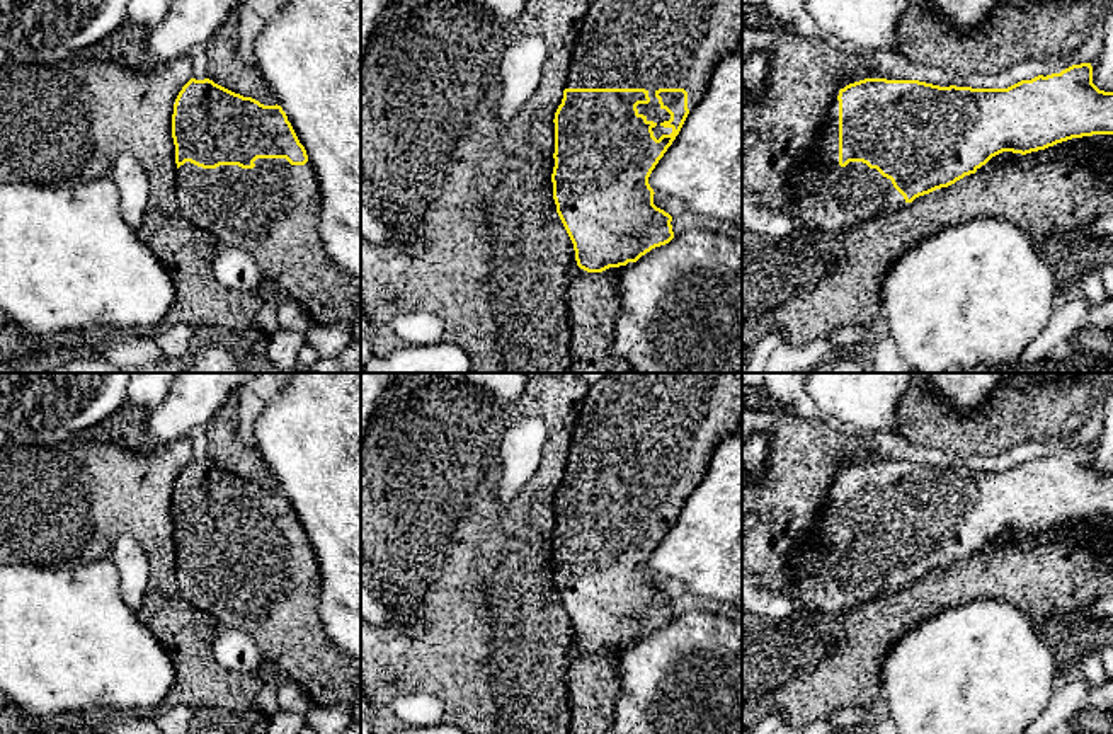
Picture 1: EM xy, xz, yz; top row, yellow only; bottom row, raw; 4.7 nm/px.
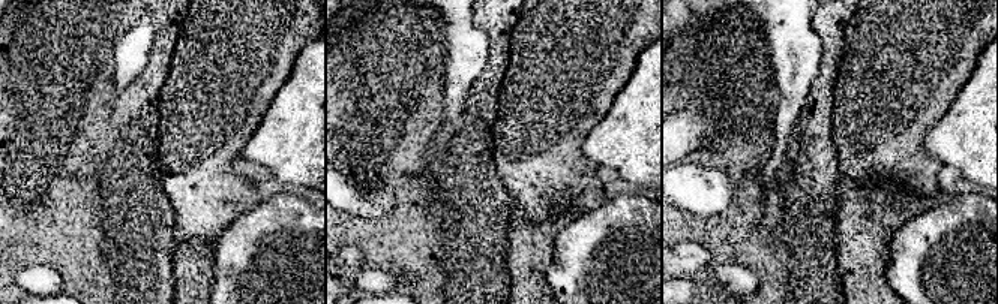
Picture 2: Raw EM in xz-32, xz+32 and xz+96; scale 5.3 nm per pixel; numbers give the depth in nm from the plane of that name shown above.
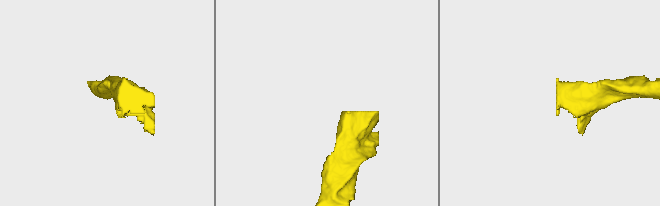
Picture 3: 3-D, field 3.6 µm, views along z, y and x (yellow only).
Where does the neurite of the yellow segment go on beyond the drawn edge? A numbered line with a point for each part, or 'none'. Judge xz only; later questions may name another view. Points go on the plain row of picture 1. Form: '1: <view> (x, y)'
1: xz (628, 421)

